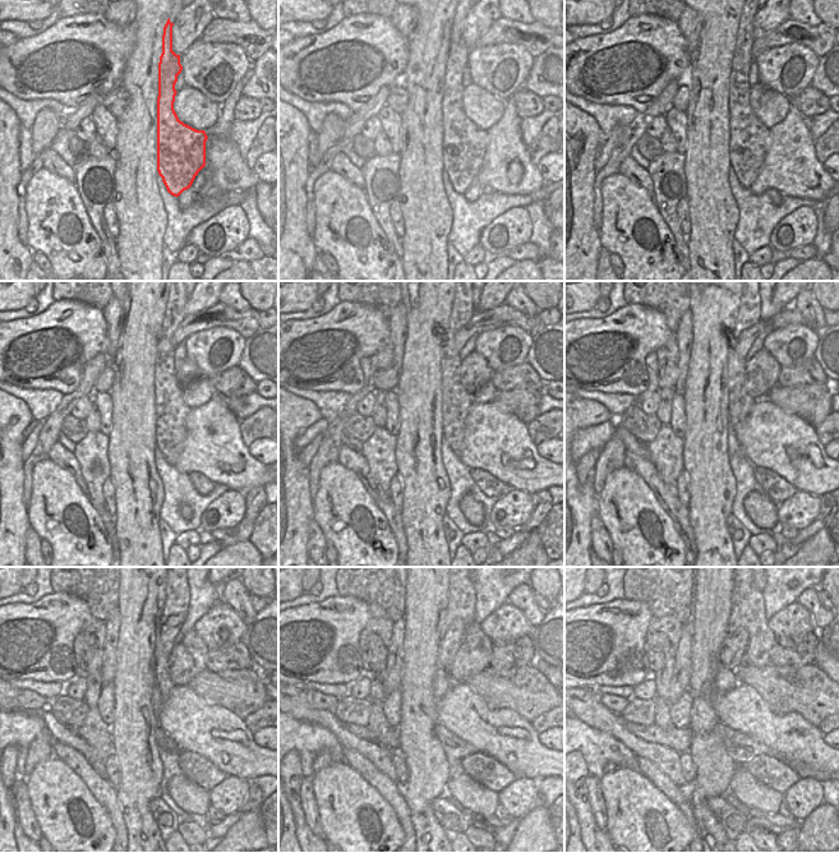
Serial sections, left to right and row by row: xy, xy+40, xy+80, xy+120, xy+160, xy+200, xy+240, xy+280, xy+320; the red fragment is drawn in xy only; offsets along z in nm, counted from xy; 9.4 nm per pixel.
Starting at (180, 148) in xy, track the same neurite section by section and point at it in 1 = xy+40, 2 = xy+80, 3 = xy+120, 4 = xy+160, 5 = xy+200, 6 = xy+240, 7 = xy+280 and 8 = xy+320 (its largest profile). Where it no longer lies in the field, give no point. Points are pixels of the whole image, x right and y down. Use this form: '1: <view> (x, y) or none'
1: xy+40 (464, 143)
2: xy+80 (750, 141)
3: xy+120 (171, 410)
4: xy+160 (460, 378)
5: xy+200 (747, 381)
6: xy+240 (188, 658)
7: xy+280 (474, 655)
8: xy+320 (761, 639)

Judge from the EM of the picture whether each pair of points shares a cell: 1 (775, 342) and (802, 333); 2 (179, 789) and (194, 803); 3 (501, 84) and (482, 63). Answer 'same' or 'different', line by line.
1: same
2: same
3: same

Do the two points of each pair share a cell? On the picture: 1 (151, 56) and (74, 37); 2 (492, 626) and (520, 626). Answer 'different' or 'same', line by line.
1: different
2: same

